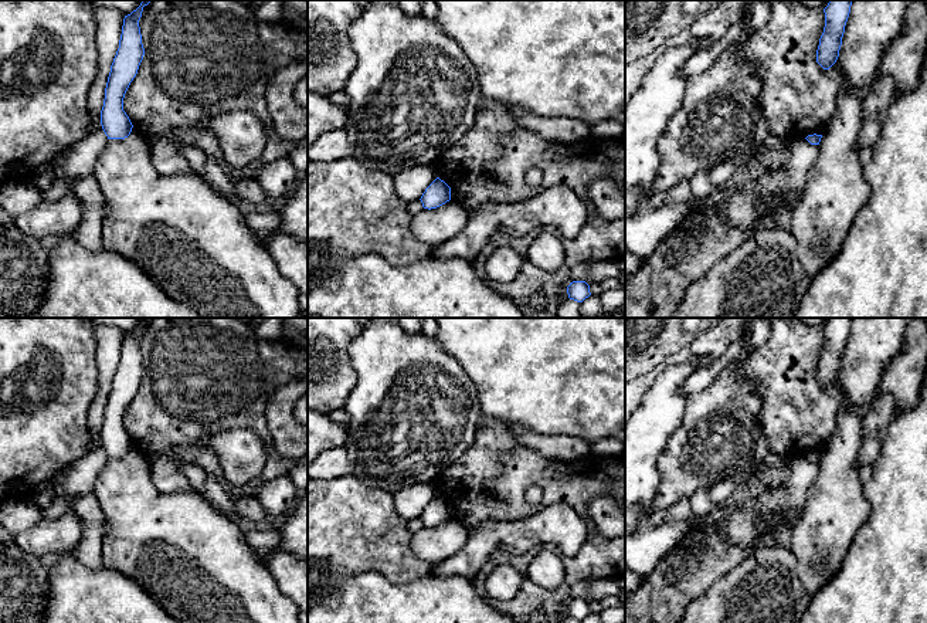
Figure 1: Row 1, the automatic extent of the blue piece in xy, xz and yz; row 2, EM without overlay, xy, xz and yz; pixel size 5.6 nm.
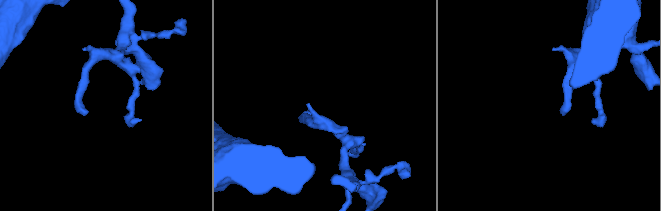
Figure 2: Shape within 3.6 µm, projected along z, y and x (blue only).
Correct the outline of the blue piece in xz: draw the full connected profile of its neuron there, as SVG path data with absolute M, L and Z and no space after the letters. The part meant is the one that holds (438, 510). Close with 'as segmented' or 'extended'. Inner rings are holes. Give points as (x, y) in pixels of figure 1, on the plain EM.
M437 495L422 511L421 521L424 526L437 526L451 518L451 505Z; as segmented

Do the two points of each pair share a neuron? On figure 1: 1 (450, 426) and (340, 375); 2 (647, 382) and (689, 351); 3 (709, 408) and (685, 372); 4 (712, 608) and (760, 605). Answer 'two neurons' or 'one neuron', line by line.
1: two neurons
2: one neuron
3: two neurons
4: one neuron

